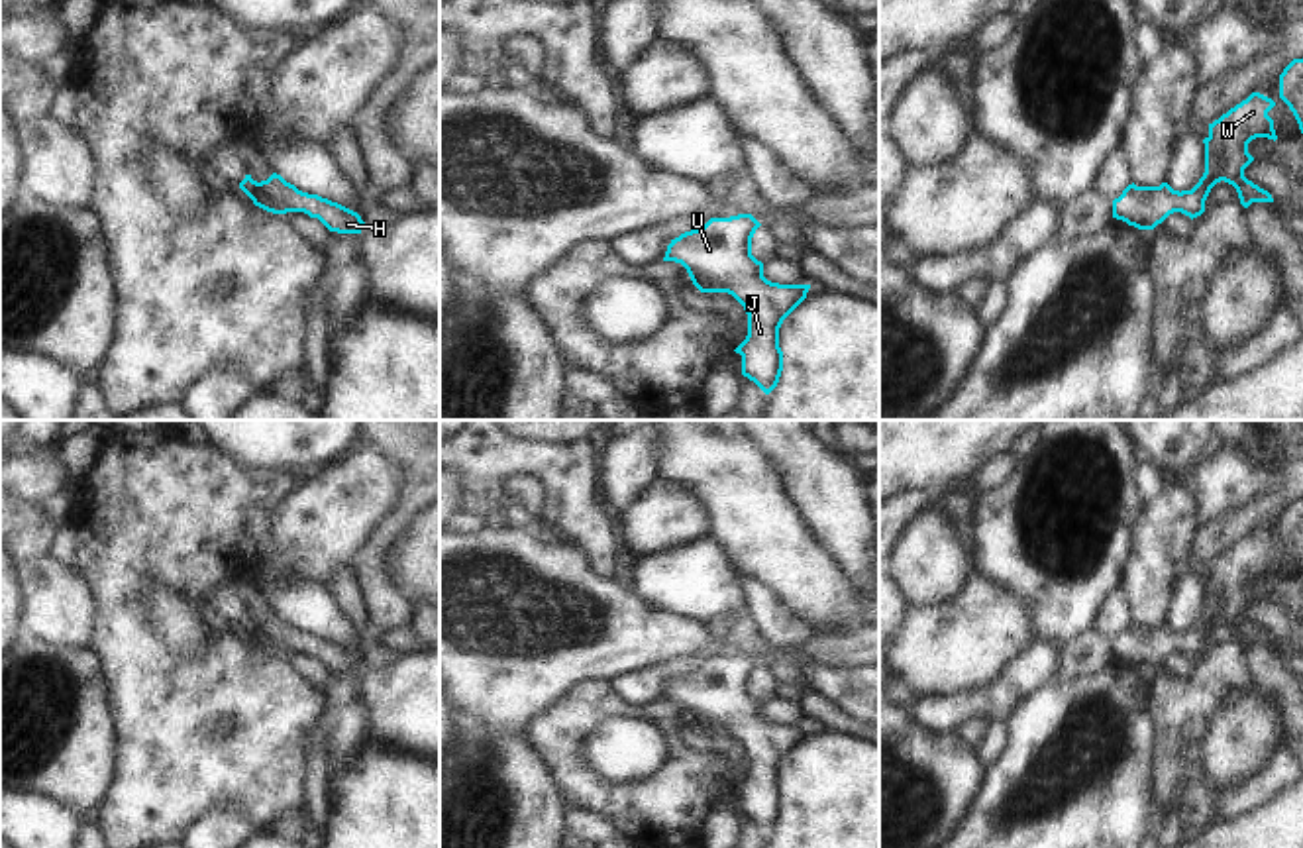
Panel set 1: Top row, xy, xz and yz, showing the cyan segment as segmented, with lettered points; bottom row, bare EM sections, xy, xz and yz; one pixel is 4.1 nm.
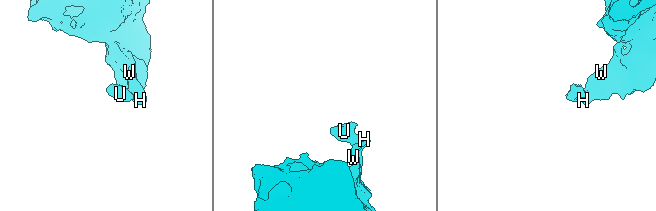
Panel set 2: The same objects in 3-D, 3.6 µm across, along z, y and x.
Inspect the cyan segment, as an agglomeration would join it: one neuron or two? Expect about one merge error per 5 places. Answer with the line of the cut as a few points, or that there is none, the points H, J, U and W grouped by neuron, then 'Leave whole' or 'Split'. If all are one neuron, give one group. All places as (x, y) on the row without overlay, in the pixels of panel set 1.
No split. Groups: H J U W. Leave whole.

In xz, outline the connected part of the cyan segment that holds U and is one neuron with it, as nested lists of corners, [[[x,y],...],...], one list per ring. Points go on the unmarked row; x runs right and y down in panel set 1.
[[[752,654],[710,658],[671,679],[663,701],[681,703],[701,732],[728,732],[744,746],[748,775],[734,791],[742,795],[742,815],[769,834],[783,811],[779,768],[810,724],[779,724],[763,716],[763,703],[752,695],[759,665]]]

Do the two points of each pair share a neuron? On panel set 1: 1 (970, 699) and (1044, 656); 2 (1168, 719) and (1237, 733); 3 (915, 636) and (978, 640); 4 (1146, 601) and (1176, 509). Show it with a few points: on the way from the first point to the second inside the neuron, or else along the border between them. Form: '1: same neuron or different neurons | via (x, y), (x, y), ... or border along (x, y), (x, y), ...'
1: same neuron | via (988, 699), (995, 699), (1027, 674)
2: different neurons | border along (1247, 697), (1215, 721), (1213, 776)
3: same neuron | via (931, 640), (962, 640)
4: same neuron | via (1150, 578), (1160, 556), (1162, 532)

